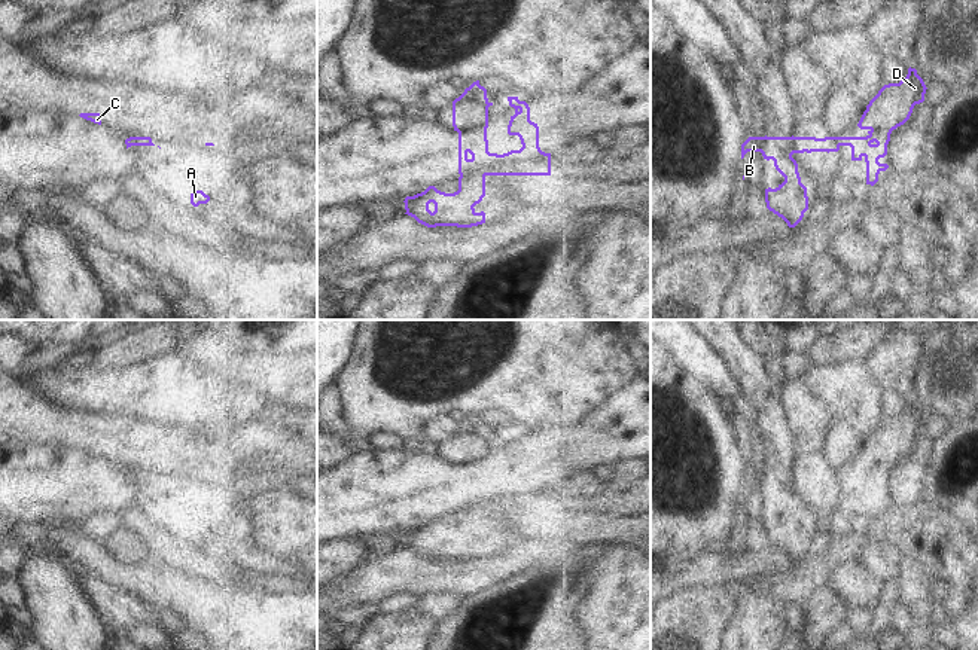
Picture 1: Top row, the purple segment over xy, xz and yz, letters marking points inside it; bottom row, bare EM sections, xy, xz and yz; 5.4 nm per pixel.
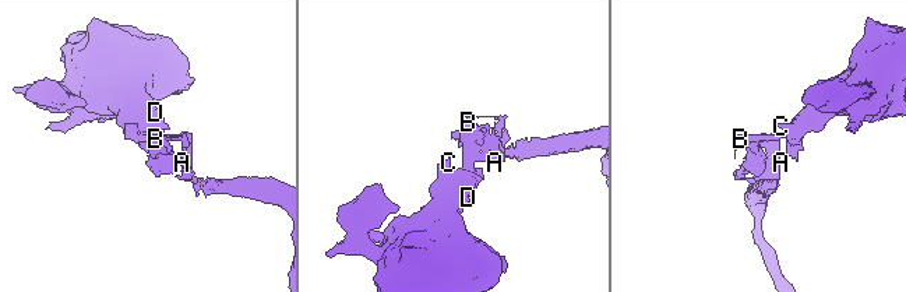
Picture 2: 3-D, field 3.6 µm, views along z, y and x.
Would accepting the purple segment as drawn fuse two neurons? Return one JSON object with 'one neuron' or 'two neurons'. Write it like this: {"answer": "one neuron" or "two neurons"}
{"answer": "two neurons"}

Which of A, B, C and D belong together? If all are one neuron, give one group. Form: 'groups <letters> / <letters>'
groups A B / C D

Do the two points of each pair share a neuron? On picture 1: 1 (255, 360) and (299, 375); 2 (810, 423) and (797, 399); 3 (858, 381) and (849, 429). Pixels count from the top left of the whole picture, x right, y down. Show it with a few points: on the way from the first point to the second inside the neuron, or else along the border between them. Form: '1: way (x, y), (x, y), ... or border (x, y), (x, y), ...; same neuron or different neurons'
1: way (265, 371), (270, 375), (289, 375); same neuron
2: way (807, 417), (800, 405); same neuron
3: way (853, 393), (853, 417); same neuron

